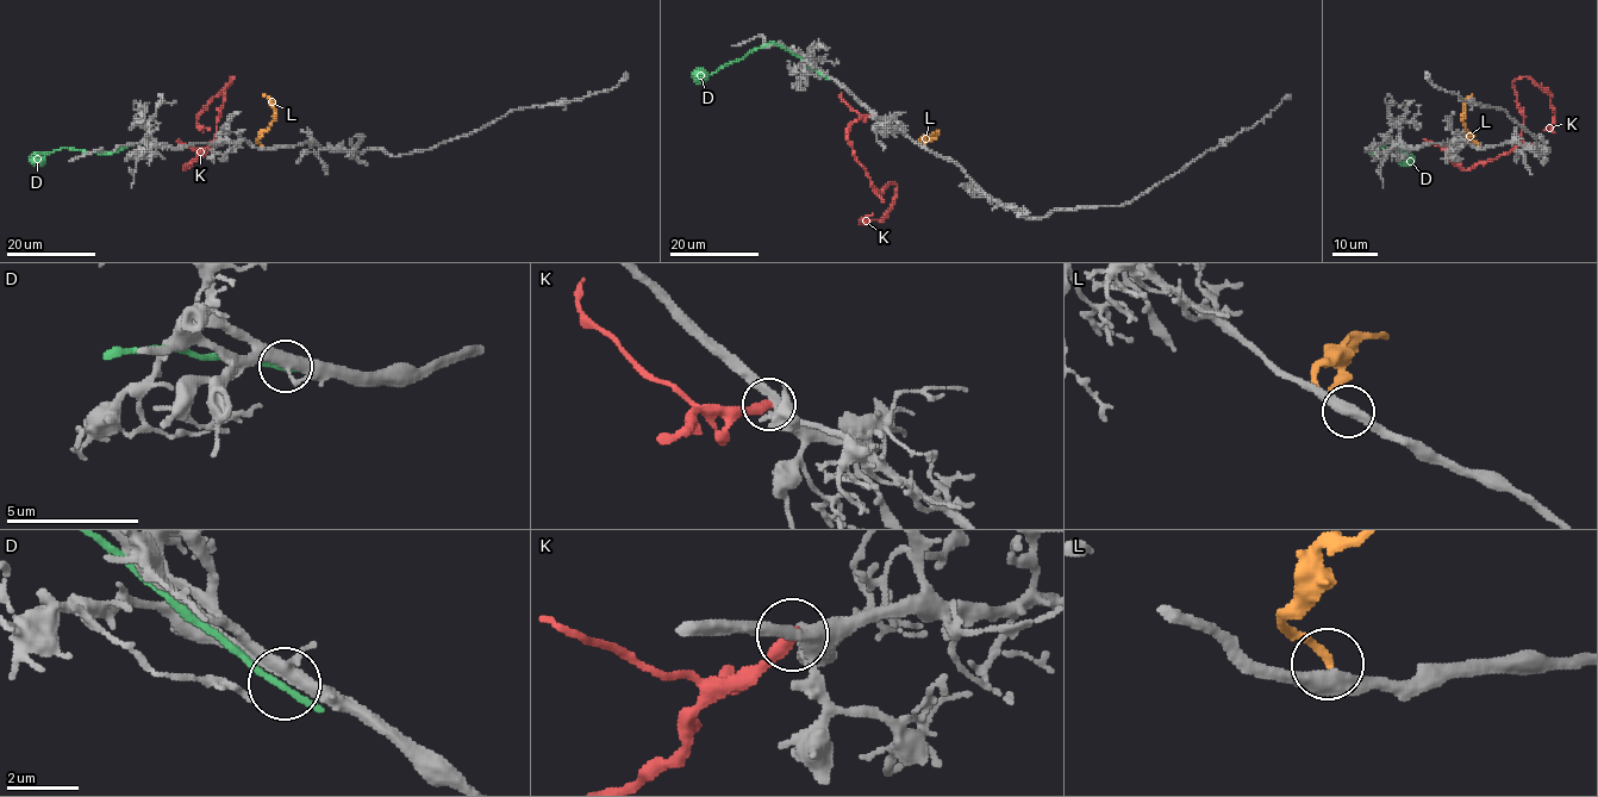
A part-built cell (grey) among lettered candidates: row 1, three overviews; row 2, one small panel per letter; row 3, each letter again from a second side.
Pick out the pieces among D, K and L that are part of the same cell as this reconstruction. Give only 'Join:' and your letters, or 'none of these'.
Join: none of these

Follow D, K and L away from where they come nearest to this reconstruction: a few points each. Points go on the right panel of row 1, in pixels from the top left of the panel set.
D: (1406, 145), (1385, 143), (1373, 153), (1396, 148), (1404, 154), (1406, 162)
K: (1444, 143), (1462, 169), (1506, 154), (1521, 139), (1512, 85), (1523, 76), (1550, 95), (1553, 124), (1542, 130)
L: (1478, 145), (1466, 130), (1465, 104), (1472, 97)

